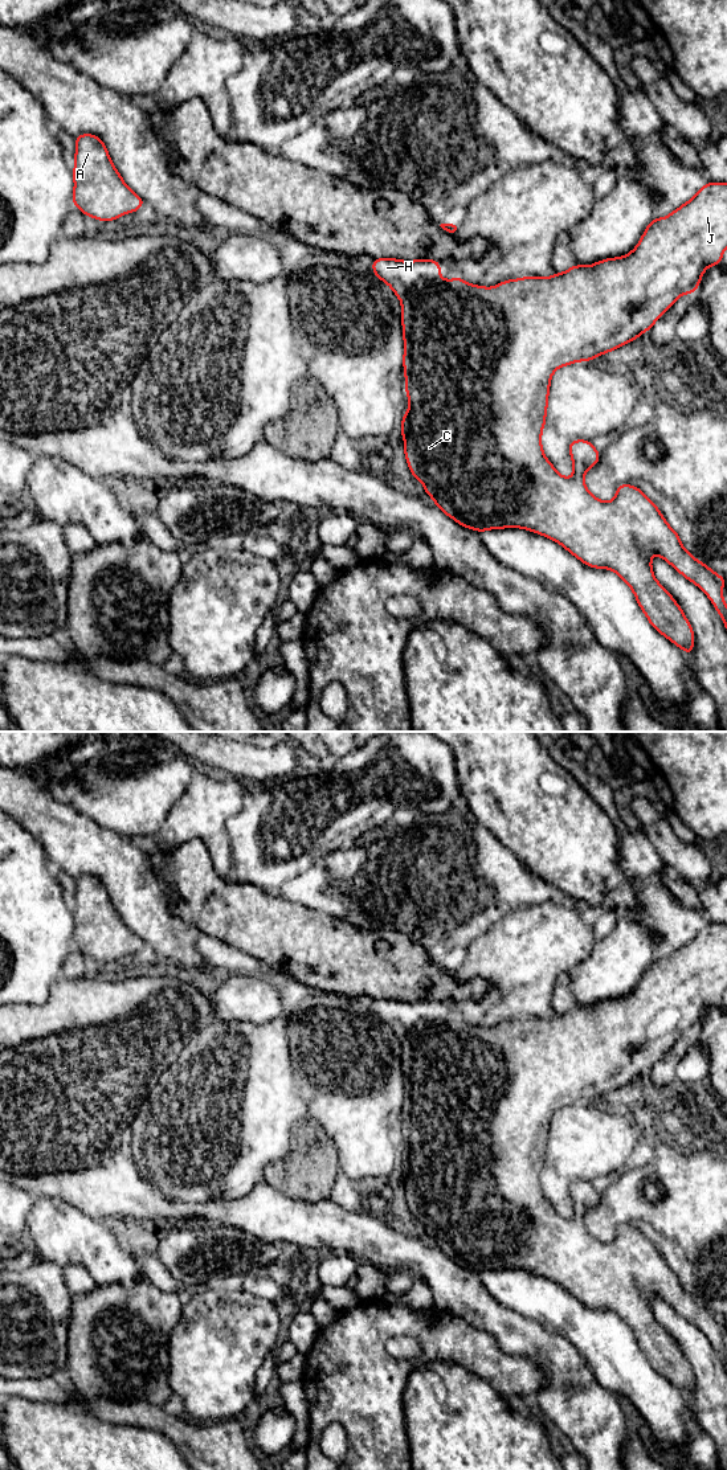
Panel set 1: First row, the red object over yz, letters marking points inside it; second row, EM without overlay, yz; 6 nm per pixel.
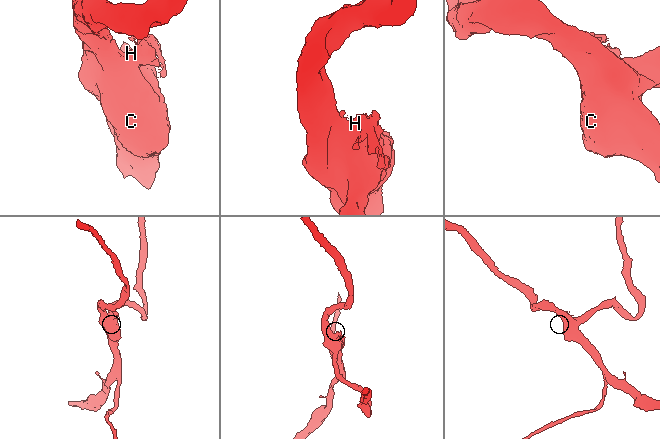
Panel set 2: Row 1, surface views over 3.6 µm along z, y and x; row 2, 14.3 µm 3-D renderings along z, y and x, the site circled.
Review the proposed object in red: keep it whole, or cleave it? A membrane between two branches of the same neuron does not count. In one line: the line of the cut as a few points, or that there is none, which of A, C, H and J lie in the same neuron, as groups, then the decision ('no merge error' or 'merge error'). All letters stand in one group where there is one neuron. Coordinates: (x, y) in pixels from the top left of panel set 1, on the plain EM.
yz (440, 1019), (420, 1022), (400, 1041) | A C J / H | merge error

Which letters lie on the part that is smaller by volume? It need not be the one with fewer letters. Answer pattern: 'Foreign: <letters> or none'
Foreign: H

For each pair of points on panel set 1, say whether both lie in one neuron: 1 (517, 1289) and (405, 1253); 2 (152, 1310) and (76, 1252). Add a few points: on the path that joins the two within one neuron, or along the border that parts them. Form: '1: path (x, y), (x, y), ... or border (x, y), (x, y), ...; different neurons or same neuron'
1: border (480, 1273), (484, 1288), (498, 1302); different neurons
2: border (145, 1276), (131, 1286), (114, 1284), (97, 1286); different neurons

